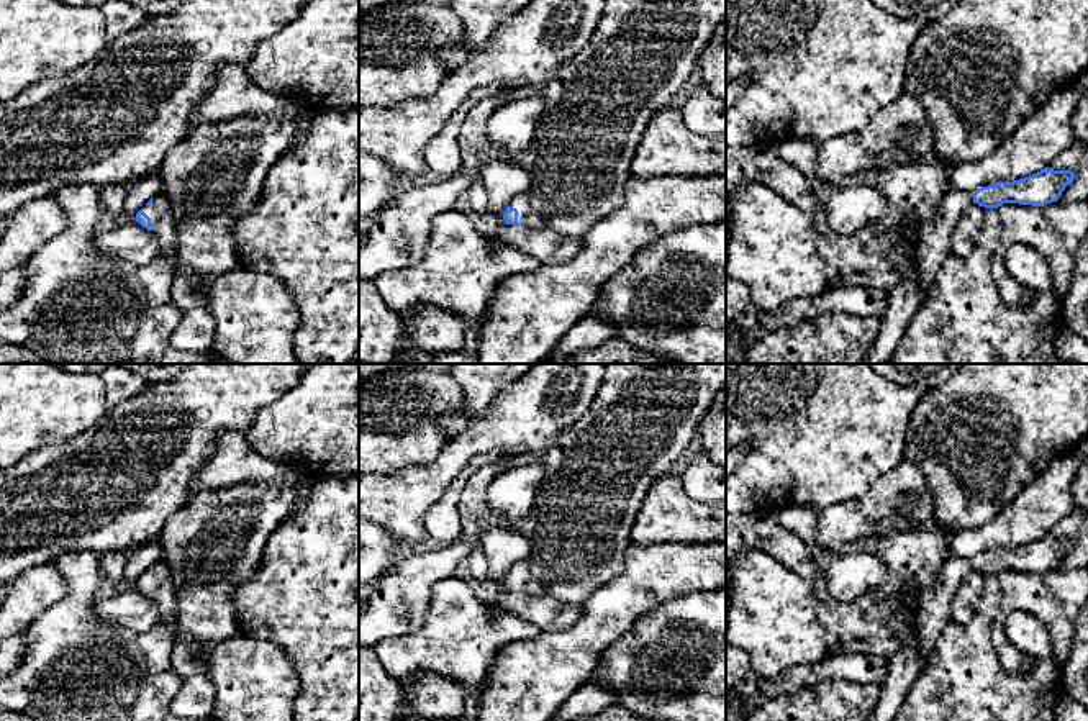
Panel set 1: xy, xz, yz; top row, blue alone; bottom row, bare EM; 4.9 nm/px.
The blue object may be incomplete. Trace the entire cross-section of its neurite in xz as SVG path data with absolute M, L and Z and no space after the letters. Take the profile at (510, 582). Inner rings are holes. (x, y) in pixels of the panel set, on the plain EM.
M526 559L516 562L508 570L508 574L503 580L503 587L506 592L524 592L531 596L539 596L539 595L546 593L542 583L533 577Z

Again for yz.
M1045 534L1019 547L981 554L975 560L963 557L947 559L937 582L931 588L926 588L918 600L914 636L891 657L888 675L880 685L878 703L867 721L895 719L926 657L949 624L950 600L968 572L978 570L985 575L998 575L1003 570L1044 574L1057 569L1073 546L1075 541L1072 537Z

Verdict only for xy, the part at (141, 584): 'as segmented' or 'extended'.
extended

